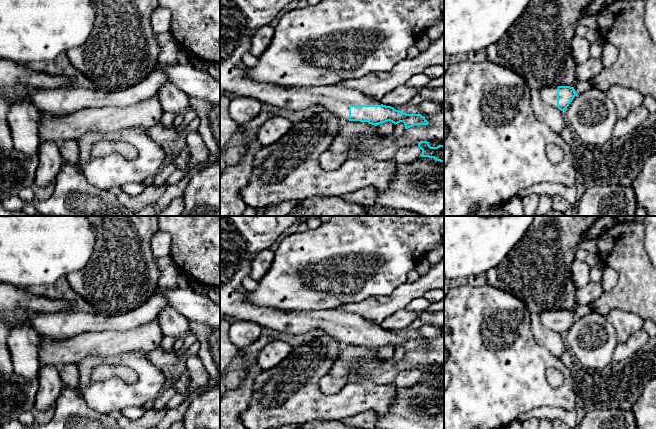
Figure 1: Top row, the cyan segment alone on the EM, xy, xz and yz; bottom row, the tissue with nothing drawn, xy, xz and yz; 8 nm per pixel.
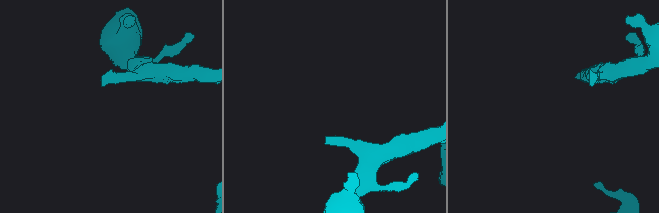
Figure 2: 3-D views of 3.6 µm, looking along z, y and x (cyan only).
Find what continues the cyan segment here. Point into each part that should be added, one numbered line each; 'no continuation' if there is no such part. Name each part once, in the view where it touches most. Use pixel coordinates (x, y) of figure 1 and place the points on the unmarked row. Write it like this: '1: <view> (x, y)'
1: xz (241, 237)

